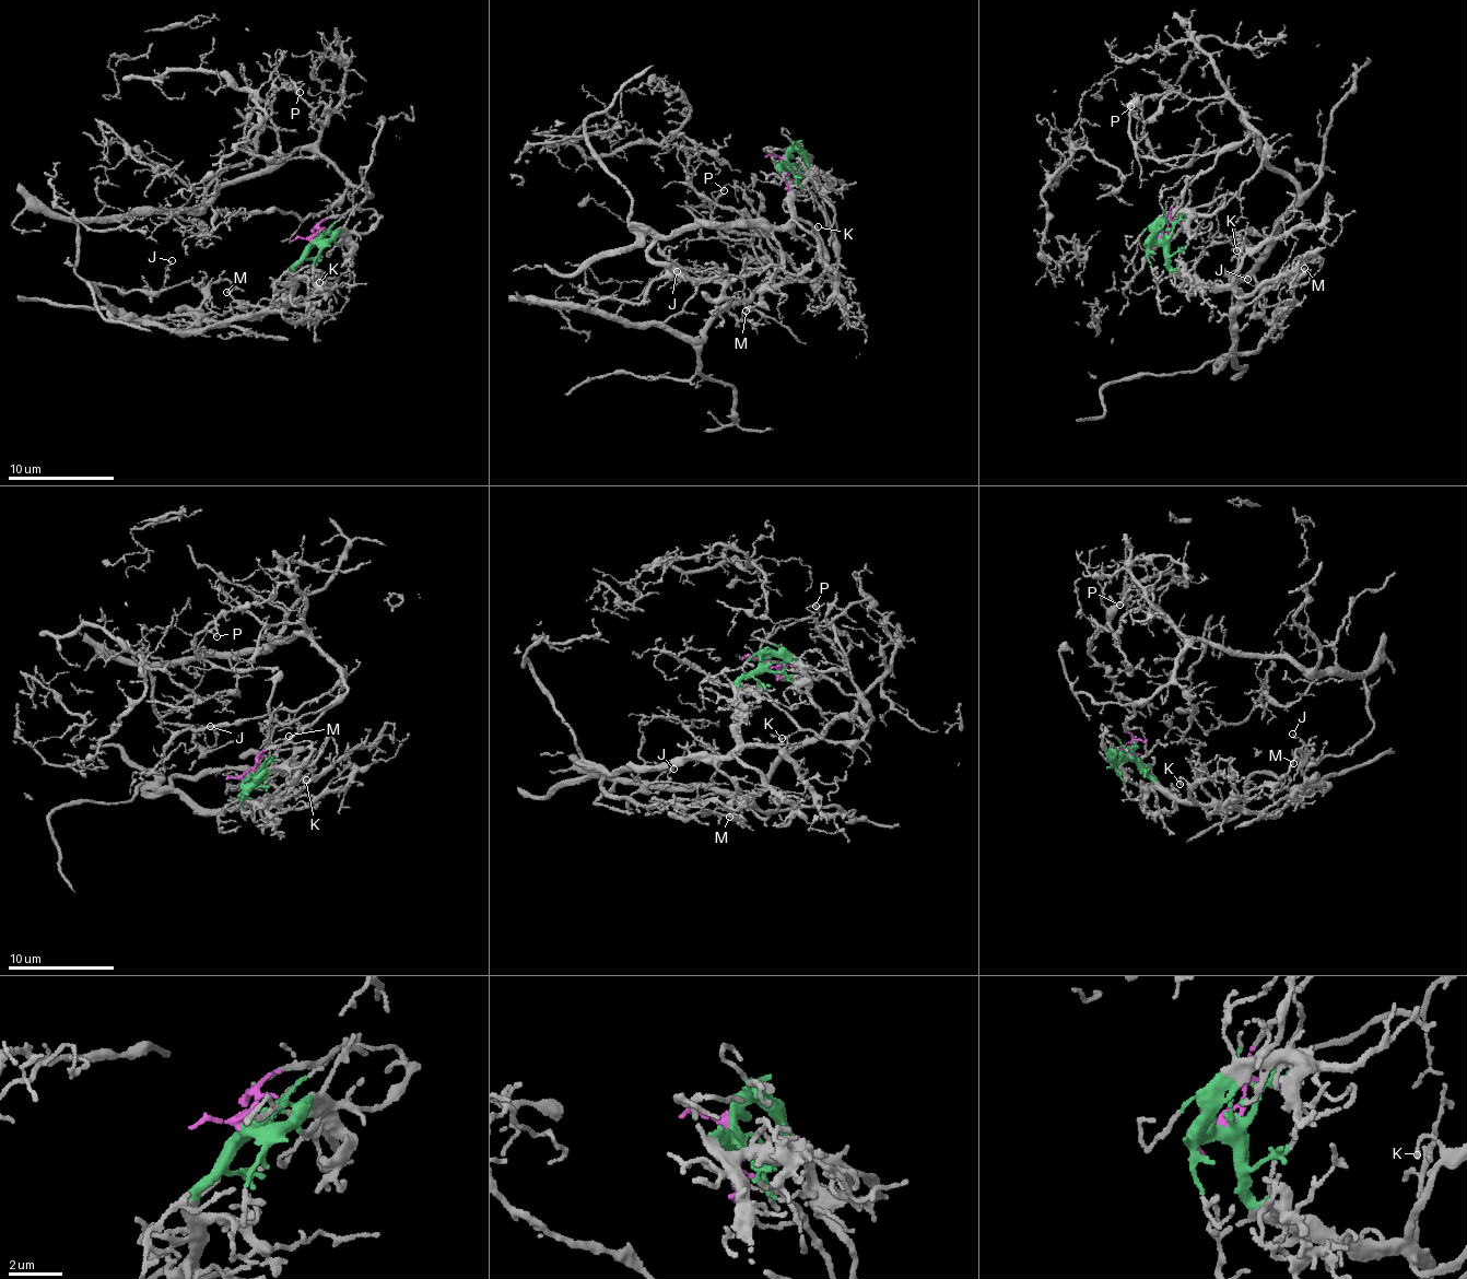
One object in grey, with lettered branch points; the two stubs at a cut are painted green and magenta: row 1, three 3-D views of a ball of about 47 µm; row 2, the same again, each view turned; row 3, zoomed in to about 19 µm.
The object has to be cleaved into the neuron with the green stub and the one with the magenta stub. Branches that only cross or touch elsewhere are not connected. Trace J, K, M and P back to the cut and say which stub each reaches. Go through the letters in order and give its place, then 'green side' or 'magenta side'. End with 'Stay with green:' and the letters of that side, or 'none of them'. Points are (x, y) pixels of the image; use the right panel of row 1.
J: (1247, 279) | magenta side
K: (1236, 250) | green side
M: (1304, 268) | green side
P: (1130, 106) | magenta side
Stay with green: K, M

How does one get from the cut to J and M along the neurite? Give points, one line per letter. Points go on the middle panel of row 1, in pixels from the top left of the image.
J: (787, 162), (837, 261), (736, 301), (694, 340), (581, 307), (640, 303), (676, 271)
M: (787, 161), (782, 168), (791, 198), (791, 218), (773, 233), (779, 266), (773, 272), (770, 288), (746, 312)

